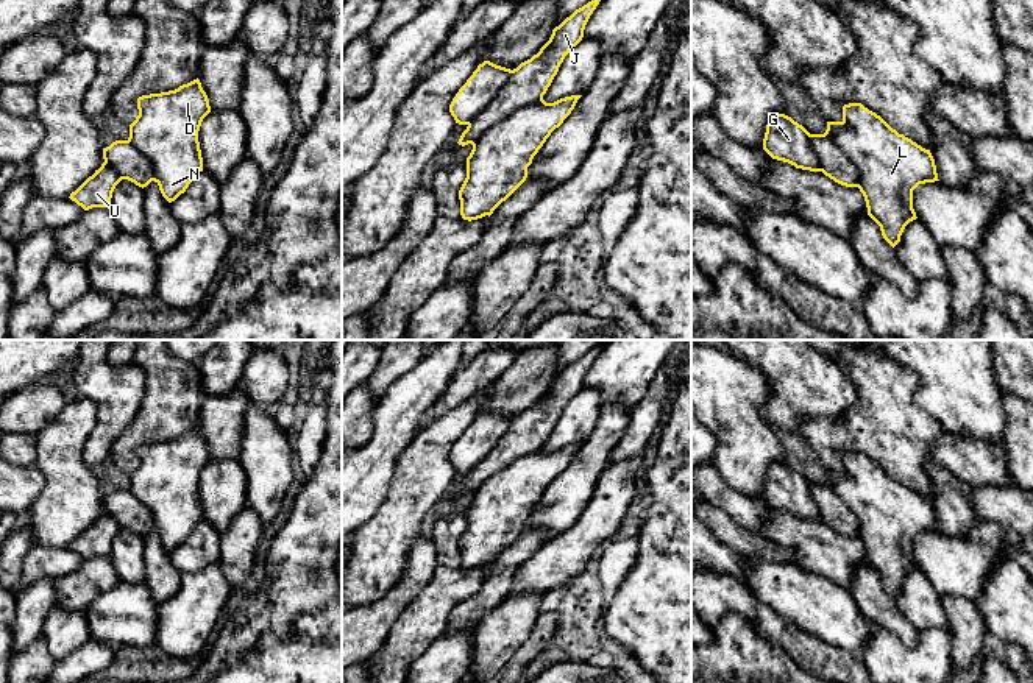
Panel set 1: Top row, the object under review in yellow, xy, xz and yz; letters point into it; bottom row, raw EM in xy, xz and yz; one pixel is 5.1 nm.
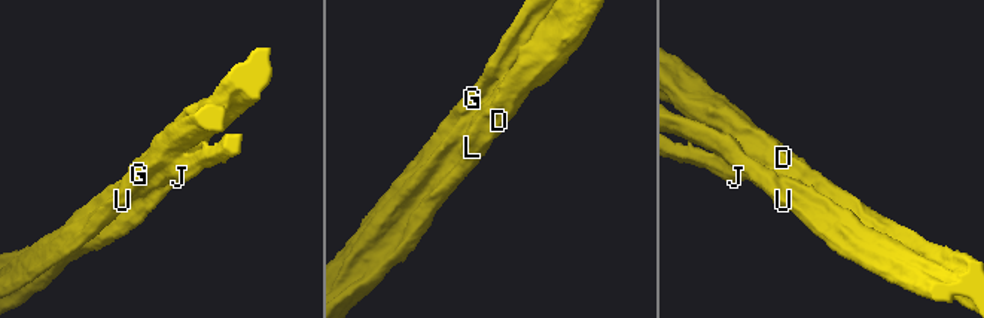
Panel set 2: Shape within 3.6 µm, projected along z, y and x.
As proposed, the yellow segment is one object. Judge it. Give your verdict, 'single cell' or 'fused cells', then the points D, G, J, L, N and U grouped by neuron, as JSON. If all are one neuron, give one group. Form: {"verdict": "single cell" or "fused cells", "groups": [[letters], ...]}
{"verdict": "fused cells", "groups": [["D", "G", "L", "N", "U"], ["J"]]}

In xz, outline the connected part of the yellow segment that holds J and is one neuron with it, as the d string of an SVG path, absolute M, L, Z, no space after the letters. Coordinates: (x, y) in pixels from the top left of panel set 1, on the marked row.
M591 0L576 9L552 30L549 41L531 59L512 70L492 104L462 133L459 145L474 145L493 125L506 120L516 109L543 98L560 64L582 37L585 25L601 0Z

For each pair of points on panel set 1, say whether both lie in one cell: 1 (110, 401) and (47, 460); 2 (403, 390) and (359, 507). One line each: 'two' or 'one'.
1: two
2: one

